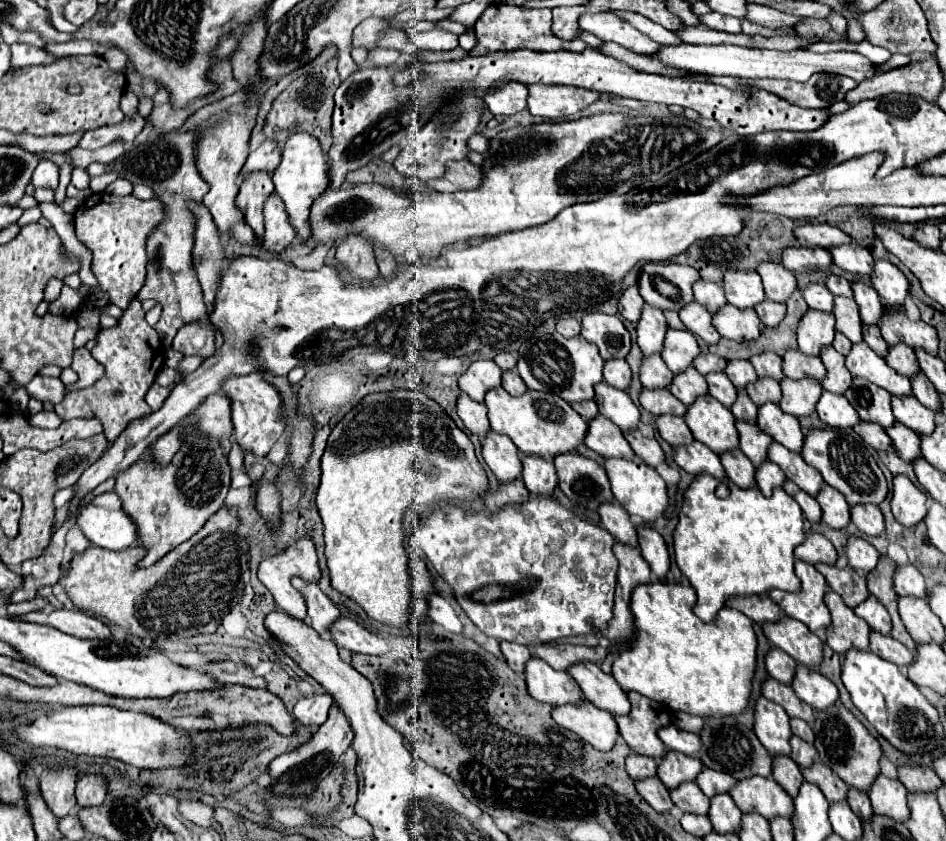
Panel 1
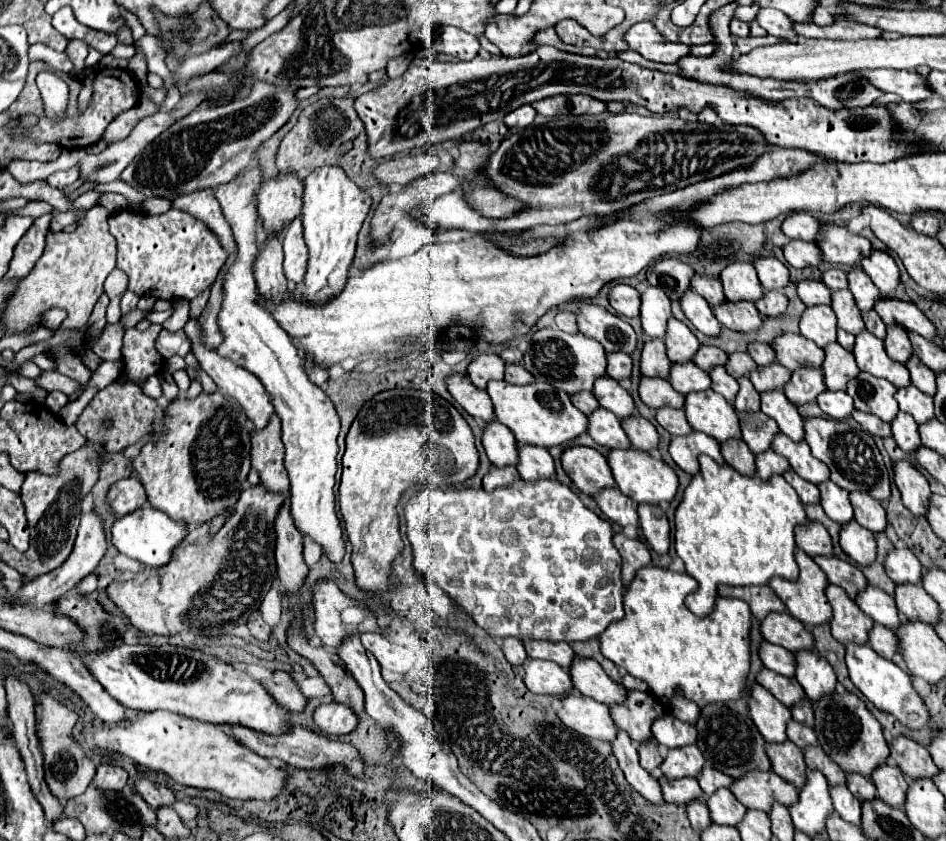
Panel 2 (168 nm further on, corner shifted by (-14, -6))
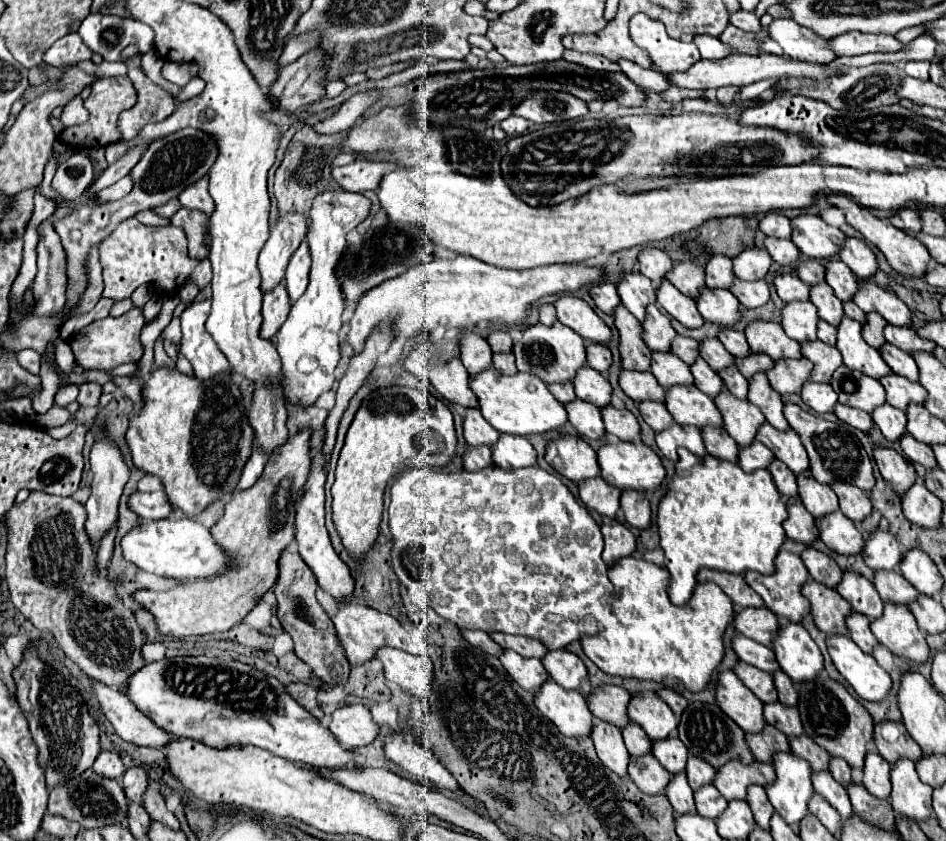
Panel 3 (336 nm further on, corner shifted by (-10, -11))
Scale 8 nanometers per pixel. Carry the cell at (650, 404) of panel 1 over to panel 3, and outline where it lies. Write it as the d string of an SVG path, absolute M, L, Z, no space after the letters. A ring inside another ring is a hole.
M620 370L618 384L624 390L624 394L634 402L642 402L642 400L664 402L664 388L654 380L654 376L650 376L650 372Z

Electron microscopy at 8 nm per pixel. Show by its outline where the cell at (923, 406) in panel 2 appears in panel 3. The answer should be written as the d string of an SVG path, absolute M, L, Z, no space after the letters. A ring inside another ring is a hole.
M888 374L878 378L878 382L884 386L886 390L886 402L892 404L894 408L902 408L906 410L908 402L916 402L916 404L924 404L926 398L926 390L922 388L920 382L912 382L904 376L898 374Z

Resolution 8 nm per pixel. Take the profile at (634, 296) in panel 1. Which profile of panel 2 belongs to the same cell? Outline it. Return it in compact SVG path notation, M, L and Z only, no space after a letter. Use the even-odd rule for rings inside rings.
M616 285L610 291L610 305L622 317L640 317L640 293L630 285Z

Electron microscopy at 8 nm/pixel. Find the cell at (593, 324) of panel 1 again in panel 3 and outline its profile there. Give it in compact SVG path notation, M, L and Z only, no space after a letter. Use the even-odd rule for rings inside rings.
M560 296L556 302L558 320L580 334L584 340L606 344L610 340L610 328L596 316L588 302L574 296Z

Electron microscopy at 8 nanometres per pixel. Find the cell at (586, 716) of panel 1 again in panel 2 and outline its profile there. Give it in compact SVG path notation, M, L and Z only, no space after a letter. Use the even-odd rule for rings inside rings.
M568 693L562 699L558 717L568 729L592 739L612 743L618 735L618 727L612 721L610 707L582 693Z

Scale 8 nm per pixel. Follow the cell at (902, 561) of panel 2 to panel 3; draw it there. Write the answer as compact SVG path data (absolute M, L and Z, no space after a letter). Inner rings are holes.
M880 528L872 530L866 536L860 554L872 570L896 570L902 560L902 552L896 538Z

